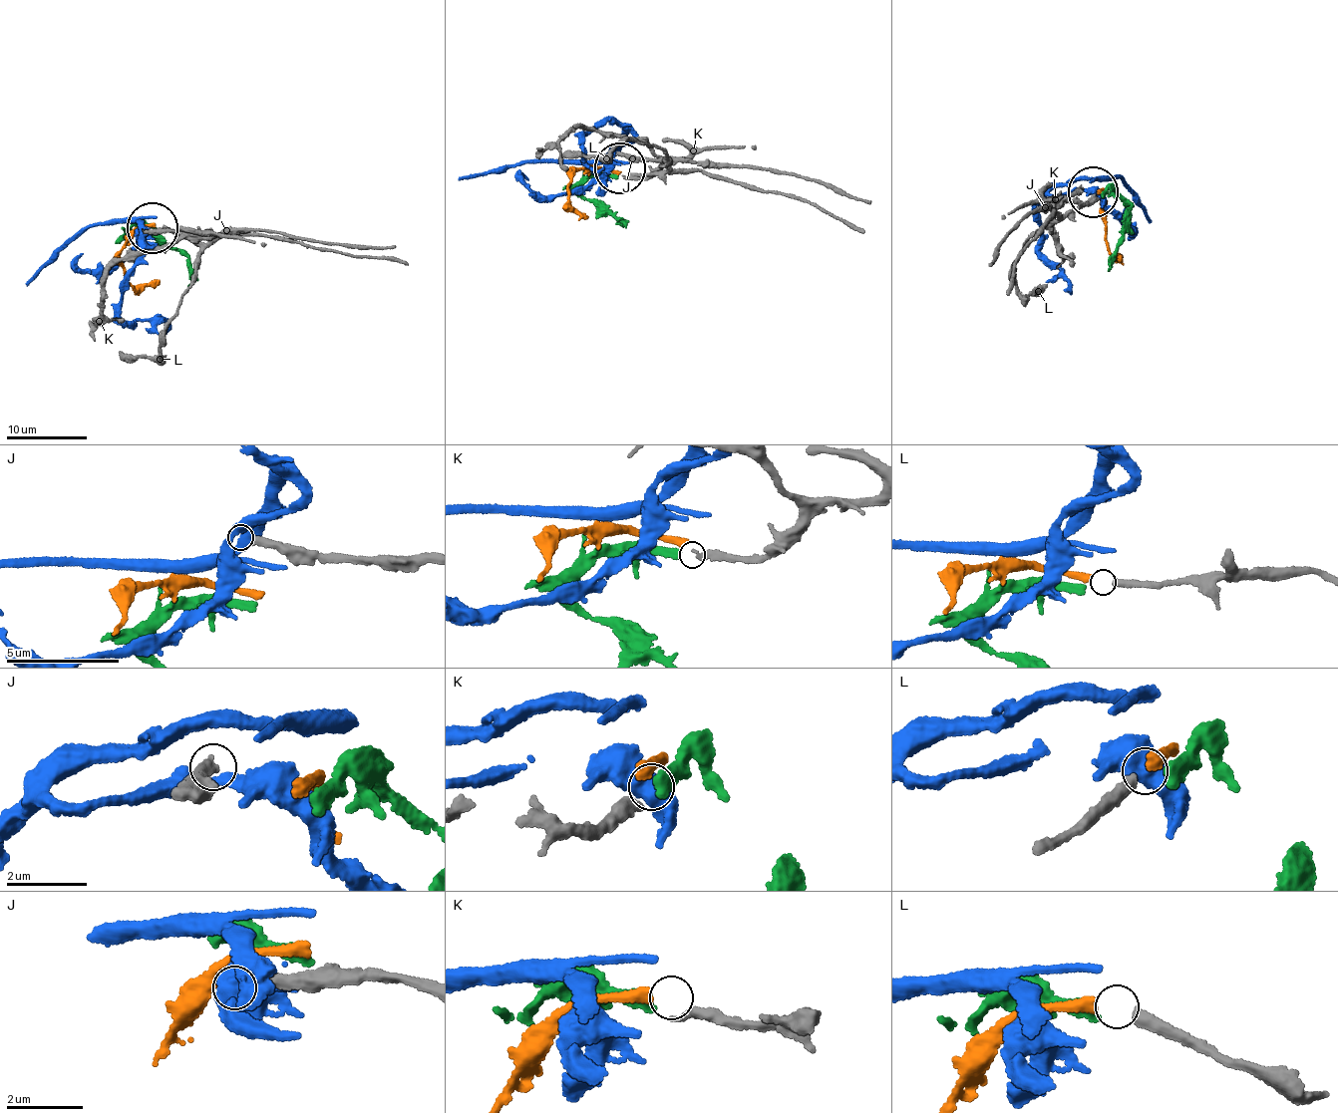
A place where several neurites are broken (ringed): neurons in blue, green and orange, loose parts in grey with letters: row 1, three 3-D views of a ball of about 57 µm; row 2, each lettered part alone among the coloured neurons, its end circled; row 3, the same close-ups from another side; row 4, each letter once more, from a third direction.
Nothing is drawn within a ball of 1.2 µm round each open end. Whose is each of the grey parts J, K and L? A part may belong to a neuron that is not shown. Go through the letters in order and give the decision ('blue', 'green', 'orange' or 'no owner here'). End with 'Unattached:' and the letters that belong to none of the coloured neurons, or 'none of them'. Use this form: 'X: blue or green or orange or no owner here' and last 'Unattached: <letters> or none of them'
J: no owner here
K: green
L: orange
Unattached: J

